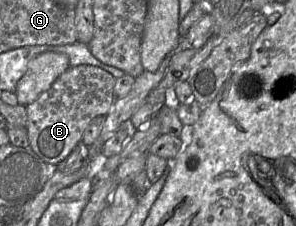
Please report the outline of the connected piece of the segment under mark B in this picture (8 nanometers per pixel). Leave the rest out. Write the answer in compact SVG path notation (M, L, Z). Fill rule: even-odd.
M78 65L69 67L47 91L43 92L34 102L27 105L26 129L29 146L37 156L51 166L56 166L63 161L81 142L89 123L96 117L106 116L112 108L115 100L115 79L109 72L97 66Z

